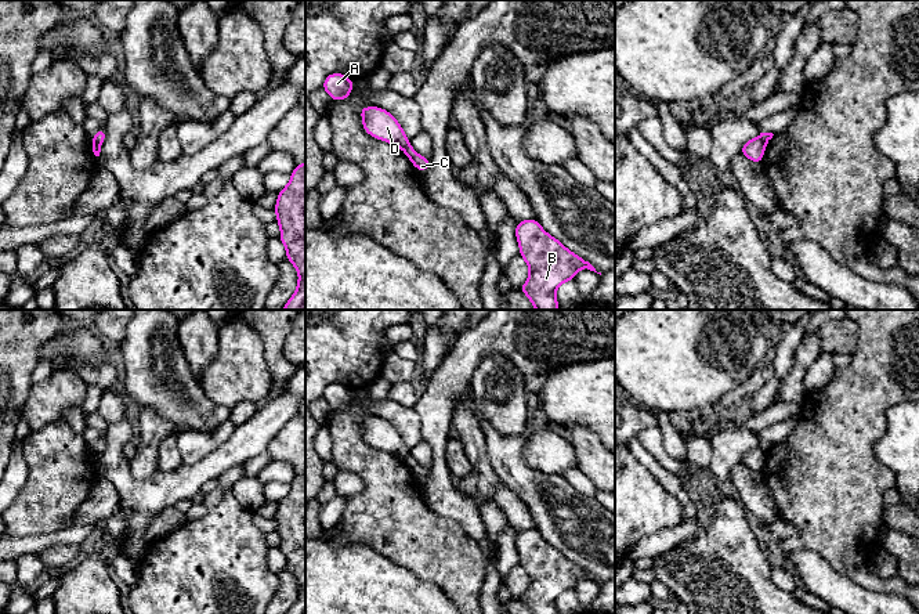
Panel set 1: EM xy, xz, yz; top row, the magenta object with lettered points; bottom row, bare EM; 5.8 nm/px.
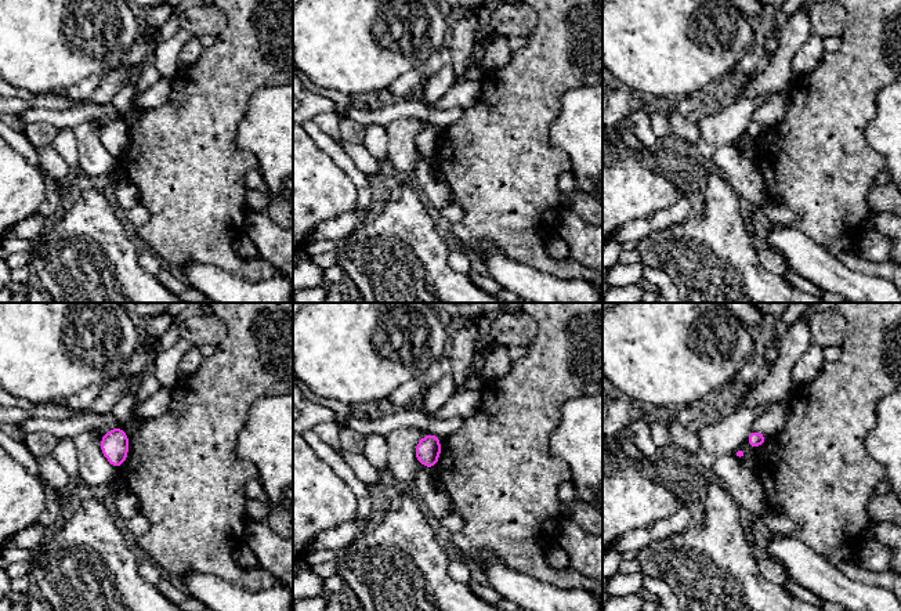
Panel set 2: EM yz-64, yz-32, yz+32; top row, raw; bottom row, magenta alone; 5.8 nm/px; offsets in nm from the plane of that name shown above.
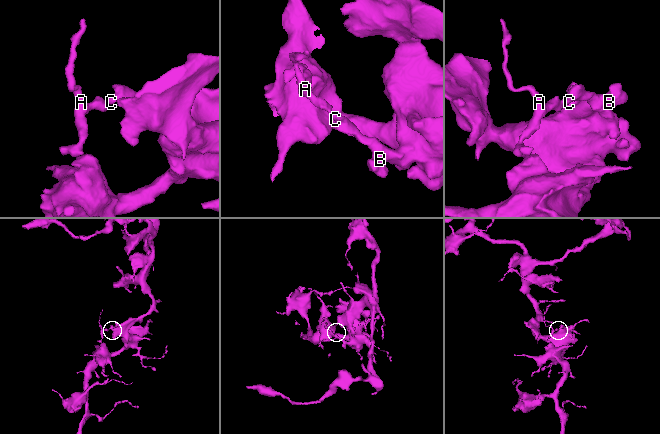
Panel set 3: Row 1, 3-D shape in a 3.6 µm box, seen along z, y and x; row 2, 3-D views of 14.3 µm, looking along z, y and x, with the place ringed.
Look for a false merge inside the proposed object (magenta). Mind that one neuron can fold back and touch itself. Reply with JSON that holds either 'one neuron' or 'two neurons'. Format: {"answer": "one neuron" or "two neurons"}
{"answer": "two neurons"}

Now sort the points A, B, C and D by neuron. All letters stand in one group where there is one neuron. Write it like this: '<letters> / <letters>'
A D / B C

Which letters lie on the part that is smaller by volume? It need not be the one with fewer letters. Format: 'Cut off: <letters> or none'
Cut off: A, D

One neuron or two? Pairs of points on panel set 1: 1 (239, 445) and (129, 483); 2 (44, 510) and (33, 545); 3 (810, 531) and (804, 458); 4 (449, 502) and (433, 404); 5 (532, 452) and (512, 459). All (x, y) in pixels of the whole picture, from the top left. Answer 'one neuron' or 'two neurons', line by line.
1: one neuron
2: two neurons
3: one neuron
4: one neuron
5: two neurons

